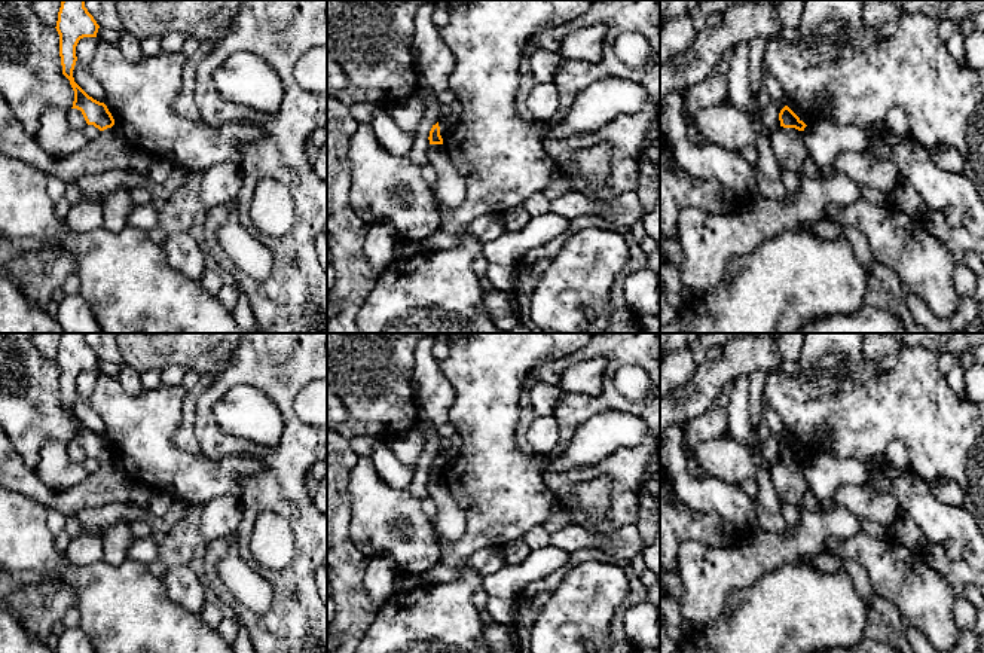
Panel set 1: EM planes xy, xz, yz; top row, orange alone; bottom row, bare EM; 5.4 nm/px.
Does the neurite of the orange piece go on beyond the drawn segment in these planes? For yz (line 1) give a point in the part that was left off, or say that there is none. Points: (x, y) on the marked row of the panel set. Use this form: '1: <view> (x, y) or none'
1: none

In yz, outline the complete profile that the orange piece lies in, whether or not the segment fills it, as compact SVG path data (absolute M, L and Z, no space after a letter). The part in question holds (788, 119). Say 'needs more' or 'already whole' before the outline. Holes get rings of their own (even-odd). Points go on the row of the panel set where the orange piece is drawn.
already whole; M785 106L779 113L780 126L795 128L804 131L807 126L788 106Z

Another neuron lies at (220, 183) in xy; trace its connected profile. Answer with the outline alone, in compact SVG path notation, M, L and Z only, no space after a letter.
M220 162L202 171L198 186L198 196L208 210L226 205L233 201L241 190L242 176L238 164Z

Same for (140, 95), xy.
M100 40L88 68L104 88L104 104L134 150L201 173L220 162L238 164L239 147L263 138L263 128L245 122L213 128L180 116L174 109L174 101L181 92L181 70L186 61L181 52L161 52L156 57L144 57L141 61L129 61L117 43Z

